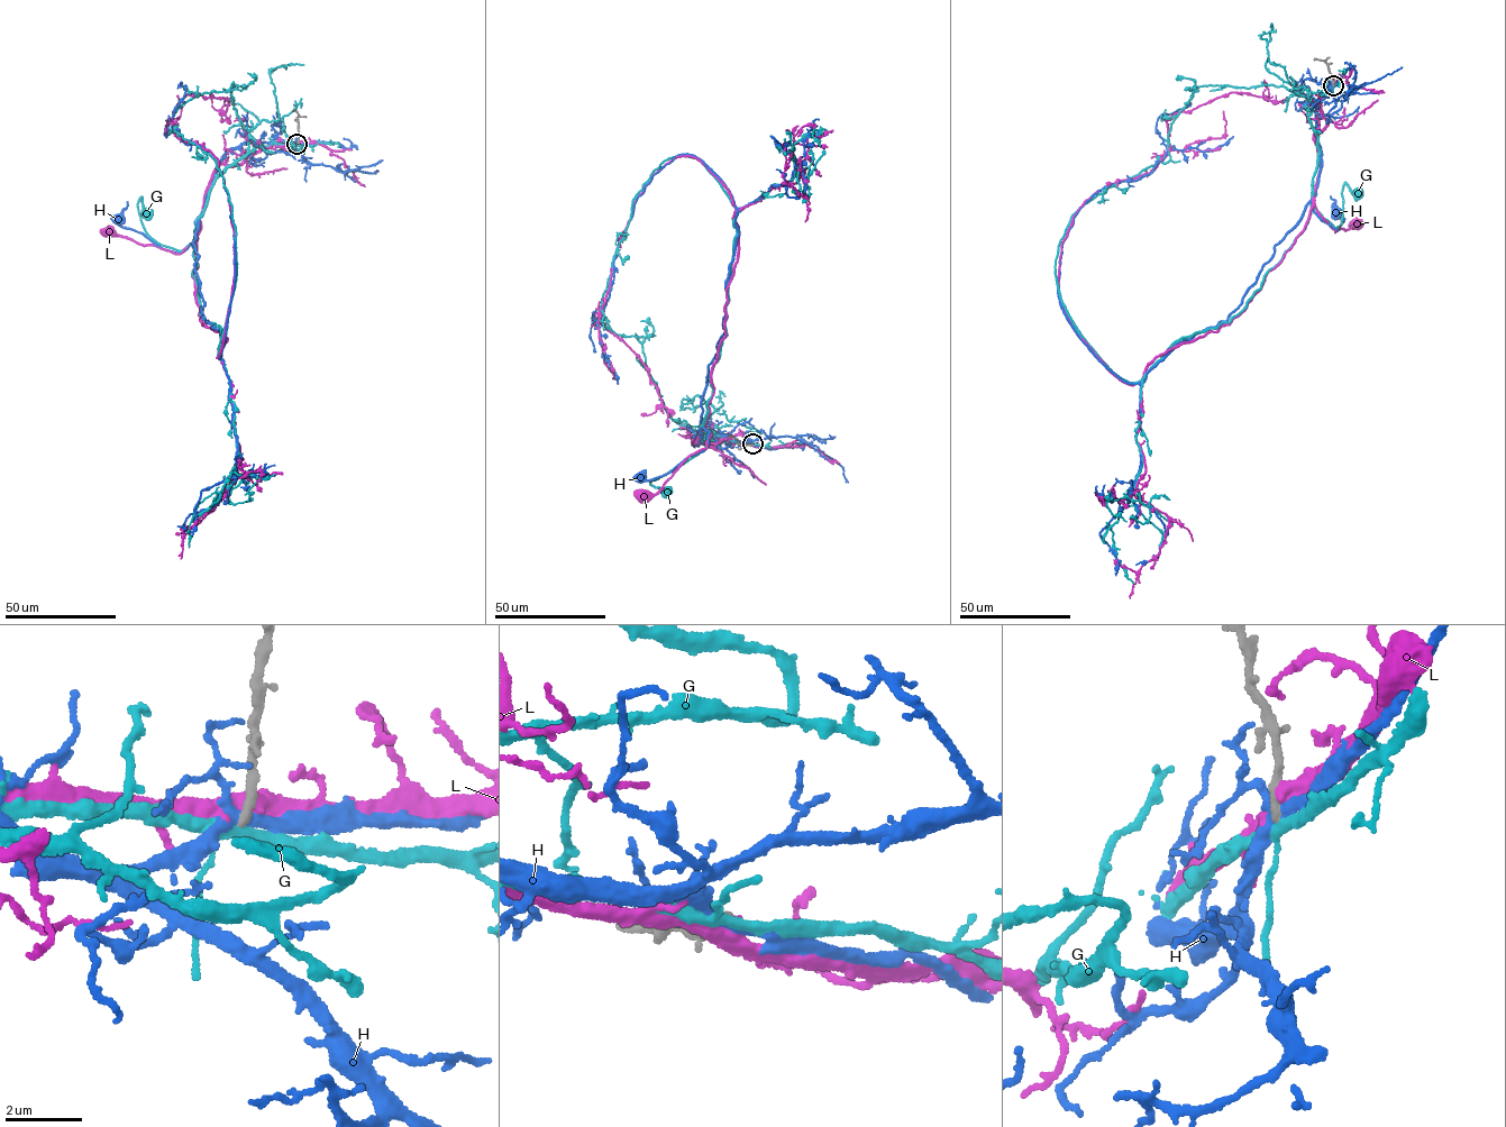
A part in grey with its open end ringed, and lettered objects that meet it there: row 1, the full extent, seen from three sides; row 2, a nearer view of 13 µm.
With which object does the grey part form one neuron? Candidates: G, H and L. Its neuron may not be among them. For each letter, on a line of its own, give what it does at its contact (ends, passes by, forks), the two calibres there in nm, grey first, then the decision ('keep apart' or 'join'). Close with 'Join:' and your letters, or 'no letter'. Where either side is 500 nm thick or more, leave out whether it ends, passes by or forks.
G: it forks | 240/240 nm | join
H: it forks | 240/260 nm | keep apart
L: it forks | 280/380 nm | keep apart
Join: G

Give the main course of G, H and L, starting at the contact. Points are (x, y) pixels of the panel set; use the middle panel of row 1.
G: (752, 443), (727, 440), (711, 430), (697, 442), (702, 427), (710, 434), (705, 447), (649, 482), (665, 492)
H: (752, 443), (722, 438), (693, 446), (703, 427), (709, 431), (702, 451), (666, 474), (640, 477)
L: (751, 445), (727, 438), (713, 447), (693, 442), (703, 429), (710, 434), (706, 447), (656, 493), (642, 495)

